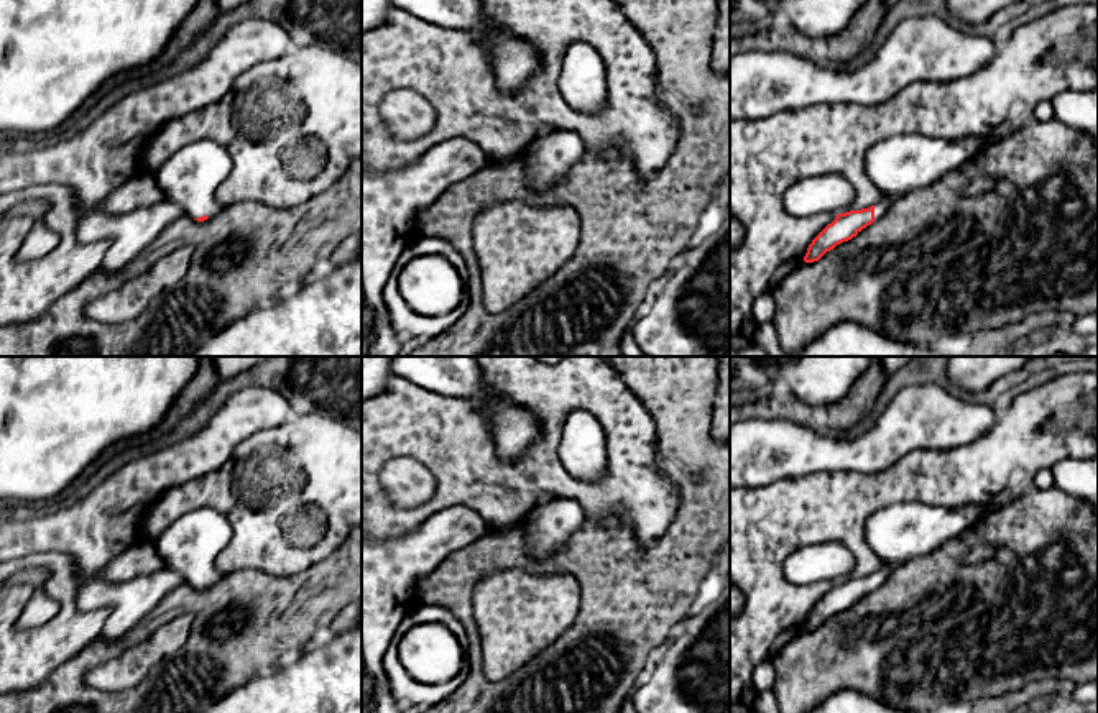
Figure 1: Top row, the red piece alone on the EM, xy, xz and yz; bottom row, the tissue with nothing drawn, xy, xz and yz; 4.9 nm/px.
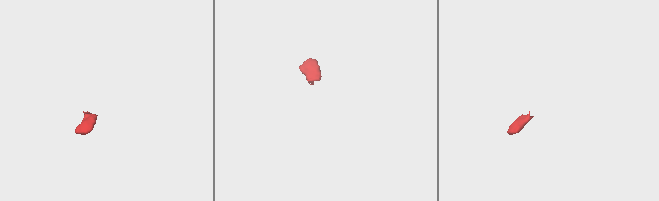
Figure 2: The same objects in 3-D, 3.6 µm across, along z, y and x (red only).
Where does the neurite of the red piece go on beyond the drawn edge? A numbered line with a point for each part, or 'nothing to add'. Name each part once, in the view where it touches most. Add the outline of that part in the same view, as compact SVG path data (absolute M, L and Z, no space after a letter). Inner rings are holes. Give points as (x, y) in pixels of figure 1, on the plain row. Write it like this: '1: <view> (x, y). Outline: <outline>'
1: xy (191, 544). Outline: M201 508L178 518L155 540L155 549L184 580L194 586L215 585L219 552L233 536L227 518L215 509Z

